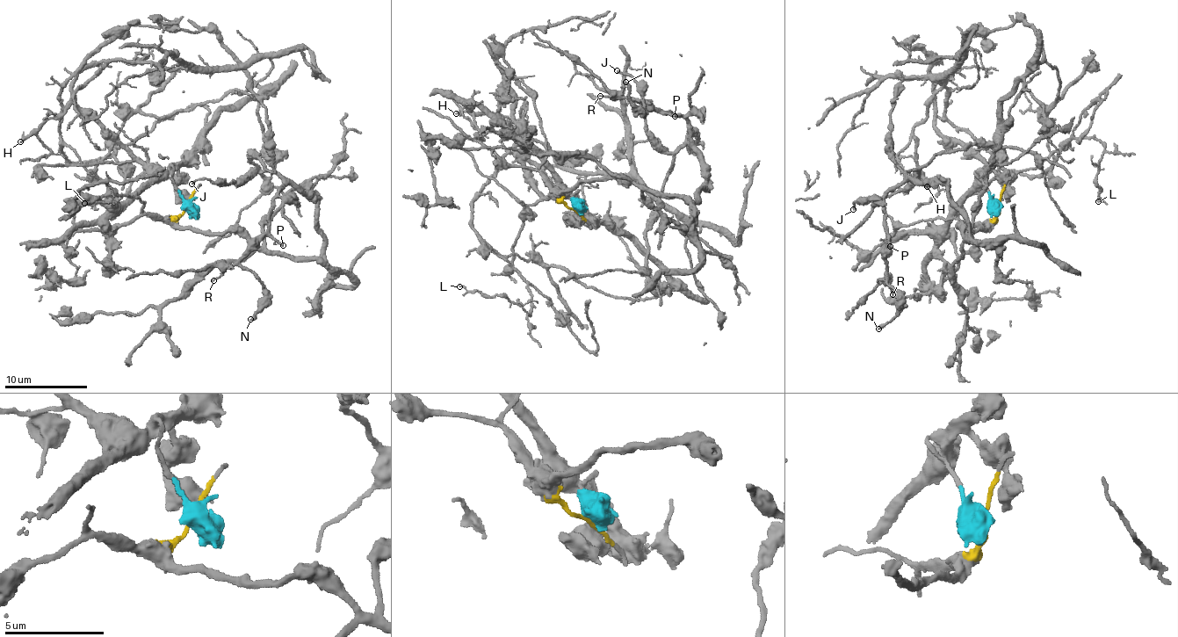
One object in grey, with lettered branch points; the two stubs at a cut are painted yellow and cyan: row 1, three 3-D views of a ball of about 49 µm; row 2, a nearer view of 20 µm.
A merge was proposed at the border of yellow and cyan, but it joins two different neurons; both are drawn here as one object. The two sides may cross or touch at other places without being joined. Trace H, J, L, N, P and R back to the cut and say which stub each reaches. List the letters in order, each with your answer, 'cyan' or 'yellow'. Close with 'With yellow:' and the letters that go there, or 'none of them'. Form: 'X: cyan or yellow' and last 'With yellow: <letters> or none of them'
H: cyan
J: yellow
L: cyan
N: yellow
P: yellow
R: yellow
With yellow: J, N, P, R

